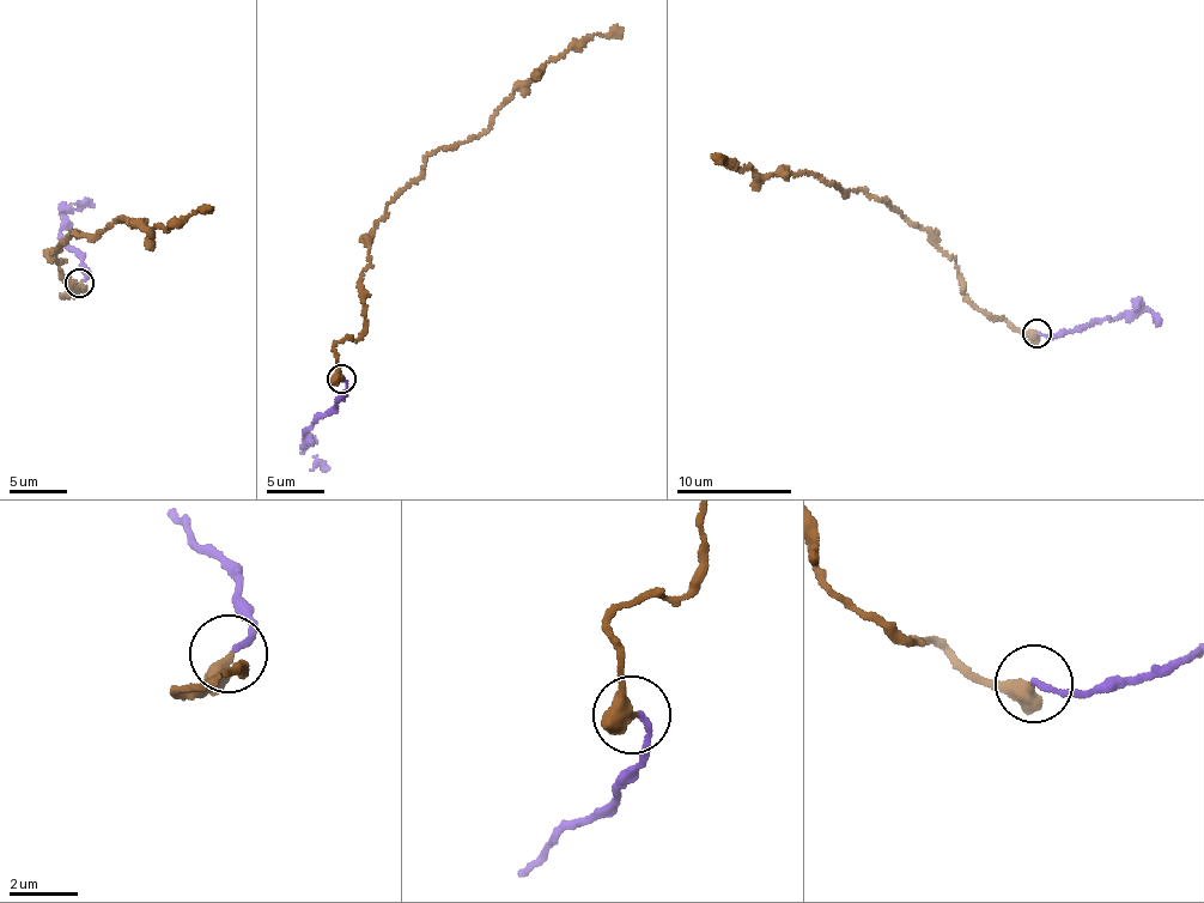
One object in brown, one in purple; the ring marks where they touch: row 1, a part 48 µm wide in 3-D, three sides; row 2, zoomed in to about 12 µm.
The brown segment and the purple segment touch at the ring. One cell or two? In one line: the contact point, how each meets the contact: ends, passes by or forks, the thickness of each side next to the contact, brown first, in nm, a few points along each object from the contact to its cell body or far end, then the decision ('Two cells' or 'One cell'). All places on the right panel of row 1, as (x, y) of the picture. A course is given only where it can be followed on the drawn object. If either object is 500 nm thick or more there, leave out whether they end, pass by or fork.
Place: (1037, 333). At the ring brown passes by. At the ring purple ends. Thickness 340 nm (brown) against 140 nm. Course of brown: (1038, 333), (1013, 331), (977, 309), (955, 259), (898, 208), (806, 173), (766, 177), (712, 158). Course of purple: (1037, 332), (1056, 337), (1100, 319), (1113, 320), (1120, 313), (1137, 316), (1149, 308), (1156, 326). One cell

